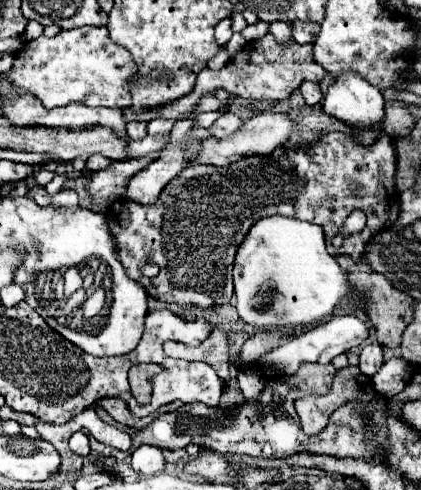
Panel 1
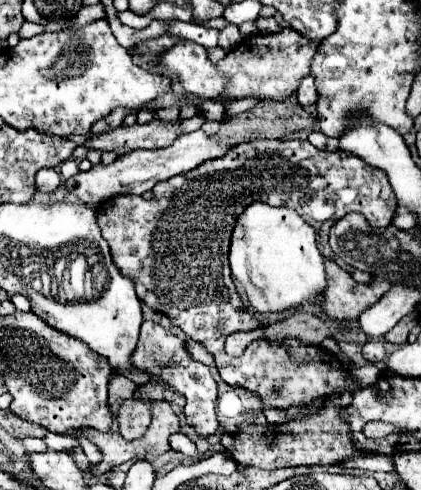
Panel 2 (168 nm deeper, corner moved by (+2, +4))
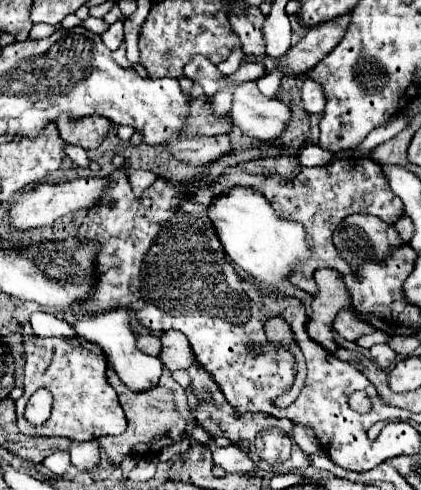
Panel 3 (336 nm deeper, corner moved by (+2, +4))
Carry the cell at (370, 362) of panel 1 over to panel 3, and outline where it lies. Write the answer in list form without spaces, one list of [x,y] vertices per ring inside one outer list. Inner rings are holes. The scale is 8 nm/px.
[[[375,344],[375,346],[371,348],[371,358],[373,358],[373,362],[375,362],[377,366],[381,366],[381,368],[389,368],[389,366],[393,364],[395,356],[397,356],[397,354],[395,354],[387,344]]]

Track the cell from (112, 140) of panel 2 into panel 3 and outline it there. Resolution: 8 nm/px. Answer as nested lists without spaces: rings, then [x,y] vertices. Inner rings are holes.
[[[199,96],[191,104],[191,116],[187,118],[187,126],[183,130],[185,136],[217,136],[229,134],[233,130],[233,122],[227,116],[217,116],[209,104],[207,96]]]

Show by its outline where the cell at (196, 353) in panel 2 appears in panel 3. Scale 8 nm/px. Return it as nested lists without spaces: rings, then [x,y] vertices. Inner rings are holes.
[[[195,362],[189,370],[187,370],[189,374],[191,374],[191,380],[193,380],[193,390],[199,394],[199,396],[205,396],[207,392],[213,396],[209,402],[207,402],[207,410],[209,410],[209,416],[213,418],[213,420],[217,420],[217,424],[219,424],[219,428],[221,428],[221,432],[223,432],[223,436],[225,438],[229,438],[233,444],[237,444],[237,442],[241,442],[241,440],[249,440],[249,444],[251,446],[255,446],[257,450],[251,450],[251,454],[249,454],[249,458],[255,462],[255,466],[259,466],[261,470],[265,470],[267,474],[287,474],[289,470],[295,470],[295,468],[307,468],[309,466],[309,456],[305,456],[305,452],[293,442],[293,422],[289,422],[289,420],[281,420],[281,418],[275,418],[275,416],[269,416],[269,414],[243,414],[243,416],[235,416],[235,412],[231,410],[231,404],[227,404],[225,402],[225,396],[223,396],[223,392],[215,386],[215,382],[213,382],[213,378]],[[267,422],[267,424],[265,424]],[[283,436],[285,436],[285,440],[289,438],[289,450],[287,448],[283,448]],[[259,454],[263,454],[263,456],[259,456]]]

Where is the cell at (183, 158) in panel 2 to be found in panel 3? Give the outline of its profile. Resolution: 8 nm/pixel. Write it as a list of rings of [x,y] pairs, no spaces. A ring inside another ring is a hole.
[[[77,178],[73,182],[65,184],[39,184],[29,192],[23,192],[17,196],[17,200],[11,204],[11,224],[13,228],[27,230],[27,228],[37,228],[37,226],[51,226],[57,218],[63,214],[81,210],[81,208],[93,208],[97,198],[103,196],[107,178]]]

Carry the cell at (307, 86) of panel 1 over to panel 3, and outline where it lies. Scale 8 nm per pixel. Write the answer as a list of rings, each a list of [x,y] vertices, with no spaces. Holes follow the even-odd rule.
[[[305,78],[305,82],[303,82],[301,100],[303,100],[303,108],[309,114],[321,114],[325,110],[325,104],[327,104],[323,86],[319,86],[317,82],[313,82],[311,78]]]

